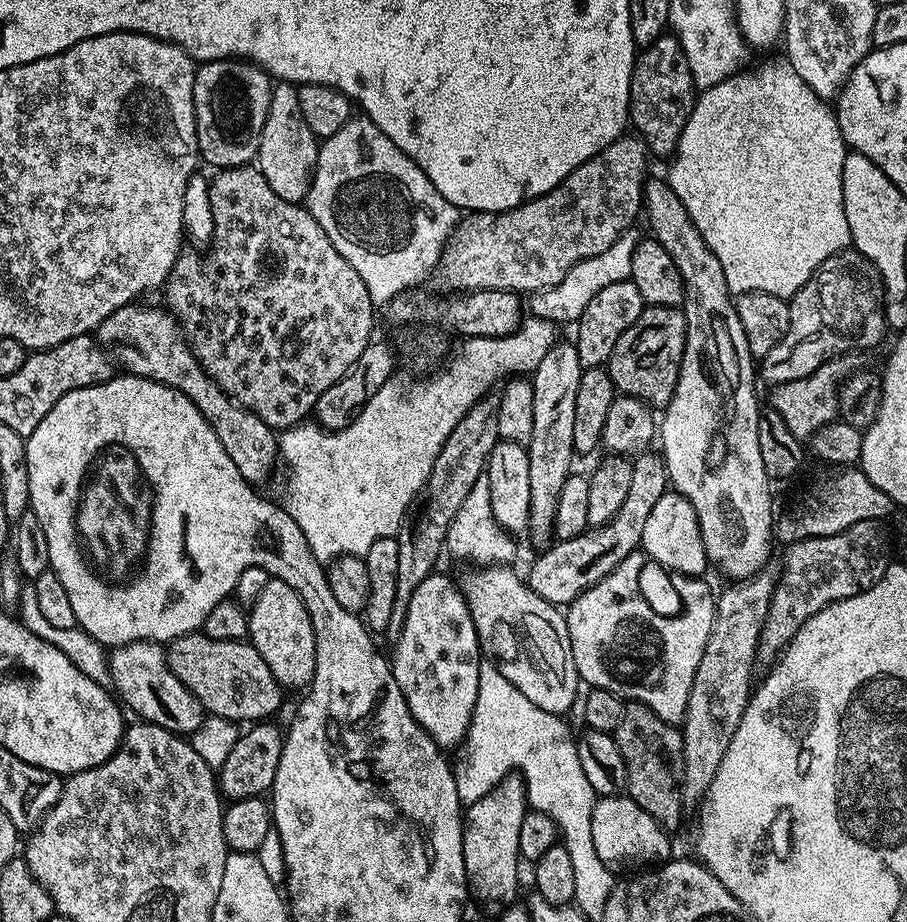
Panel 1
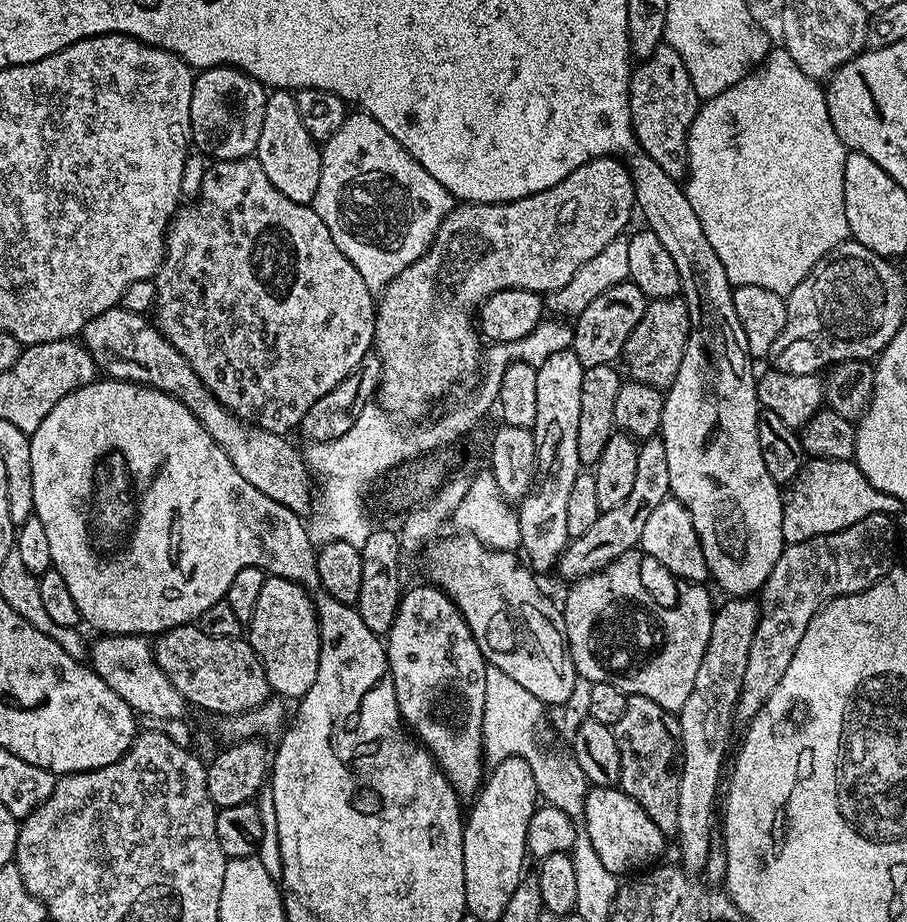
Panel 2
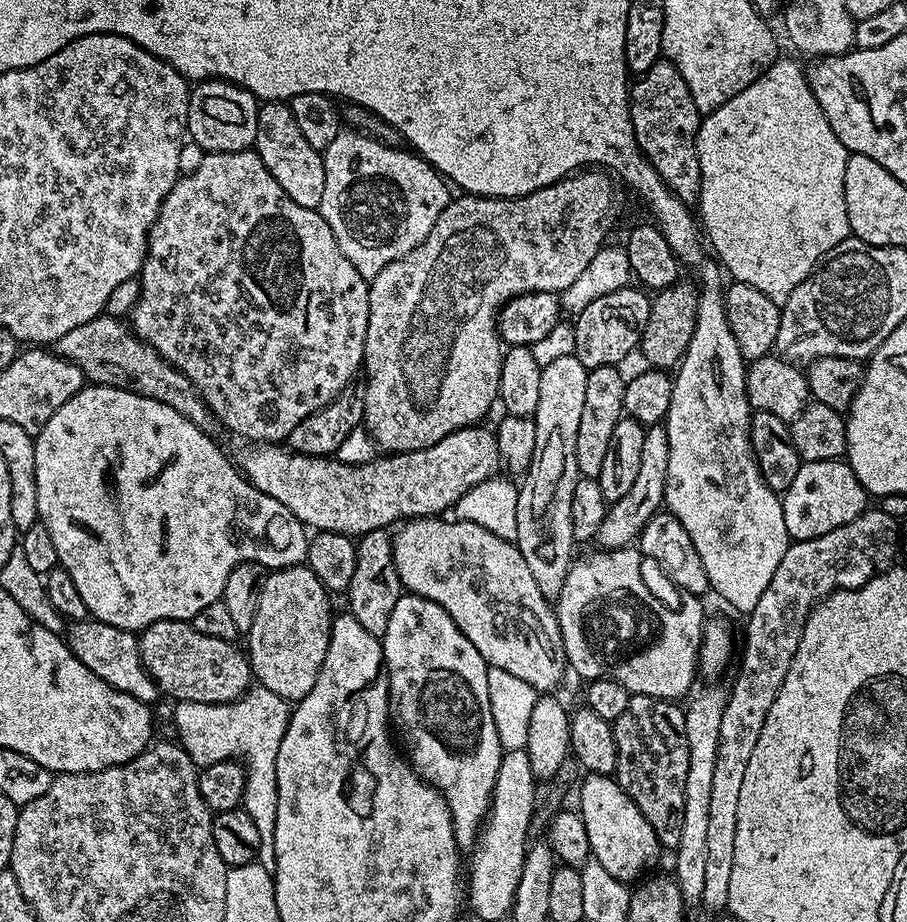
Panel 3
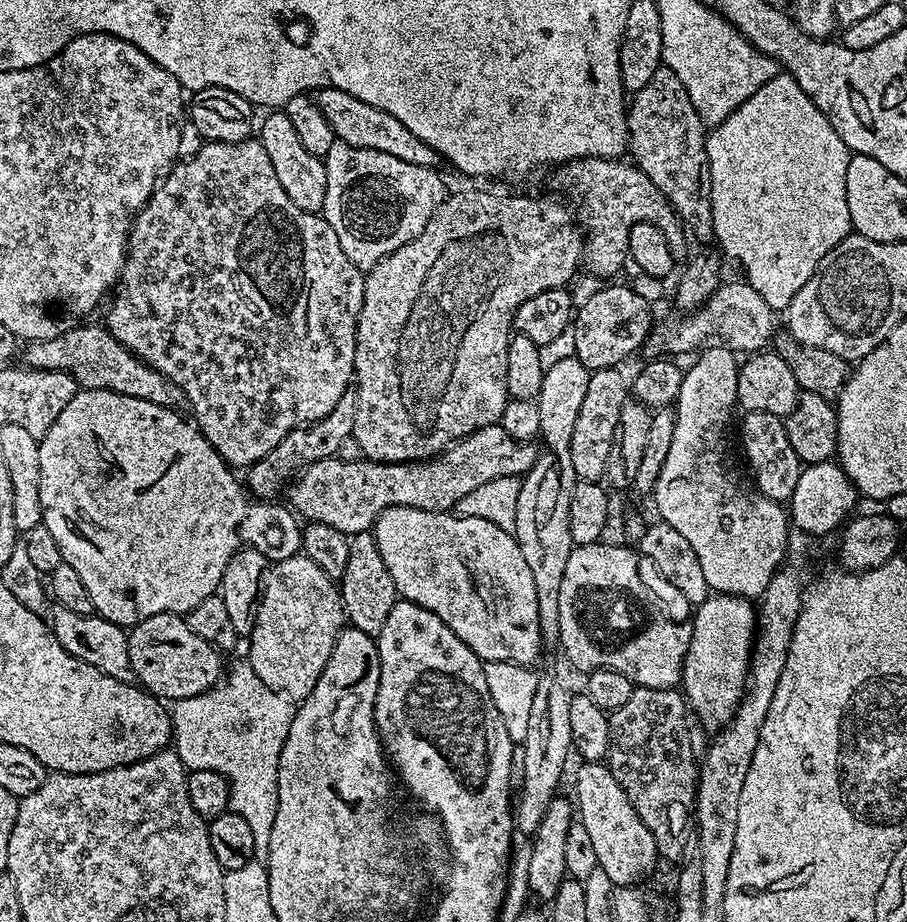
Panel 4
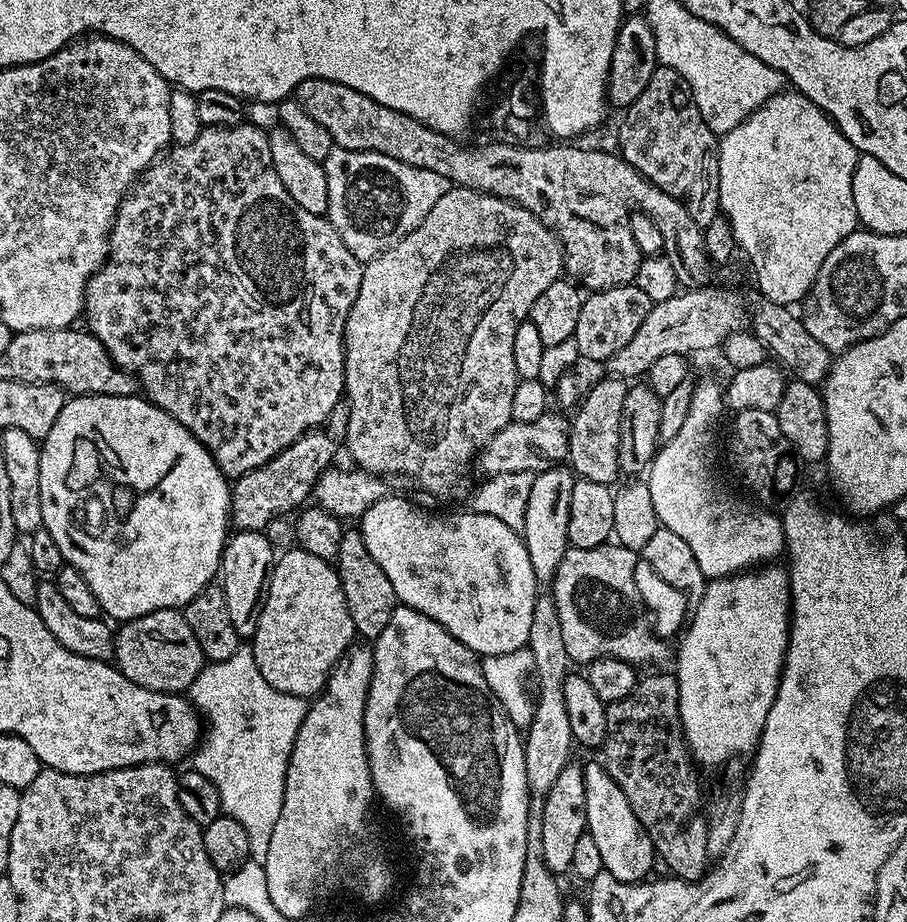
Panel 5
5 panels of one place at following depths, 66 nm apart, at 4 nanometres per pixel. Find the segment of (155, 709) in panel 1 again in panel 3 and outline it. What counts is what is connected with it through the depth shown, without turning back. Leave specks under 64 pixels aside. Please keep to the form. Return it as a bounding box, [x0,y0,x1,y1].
[66,618,158,706]

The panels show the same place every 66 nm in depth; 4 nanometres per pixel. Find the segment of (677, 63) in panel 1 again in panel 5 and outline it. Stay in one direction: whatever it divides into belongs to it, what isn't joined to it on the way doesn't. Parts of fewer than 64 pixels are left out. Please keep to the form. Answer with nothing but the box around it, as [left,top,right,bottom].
[619,66,720,224]

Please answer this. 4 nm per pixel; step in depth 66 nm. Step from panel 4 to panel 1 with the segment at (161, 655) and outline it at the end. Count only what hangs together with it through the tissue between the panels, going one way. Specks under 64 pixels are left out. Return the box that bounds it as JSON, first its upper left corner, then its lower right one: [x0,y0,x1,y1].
[166,630,280,722]

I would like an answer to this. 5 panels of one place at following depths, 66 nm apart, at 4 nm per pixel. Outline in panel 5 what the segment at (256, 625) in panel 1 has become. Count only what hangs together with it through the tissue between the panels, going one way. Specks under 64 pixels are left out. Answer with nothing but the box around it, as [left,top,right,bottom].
[250,546,356,697]

